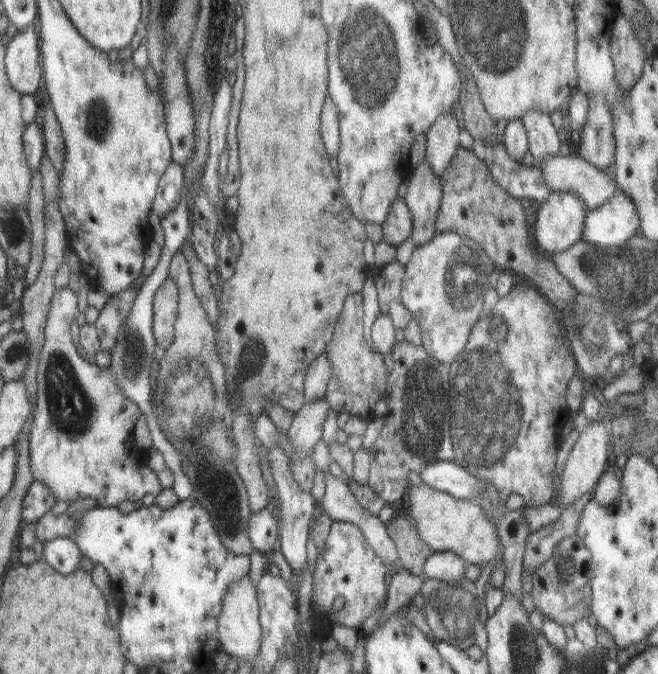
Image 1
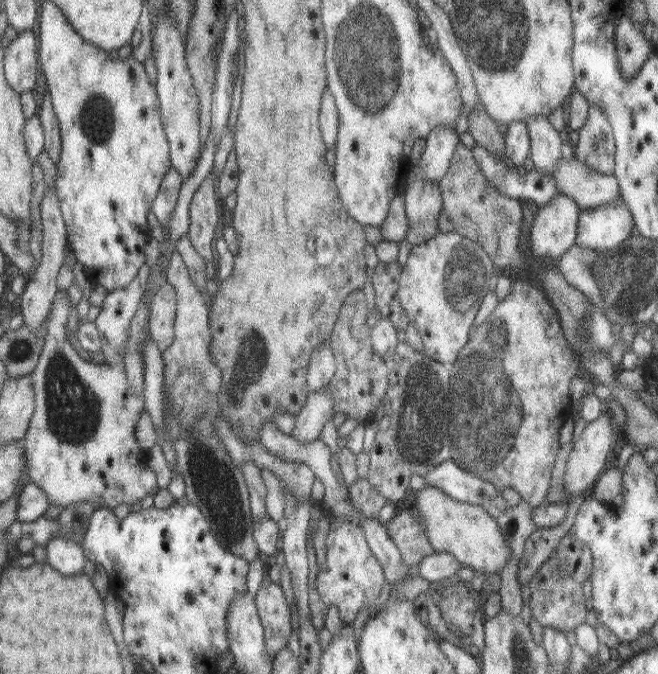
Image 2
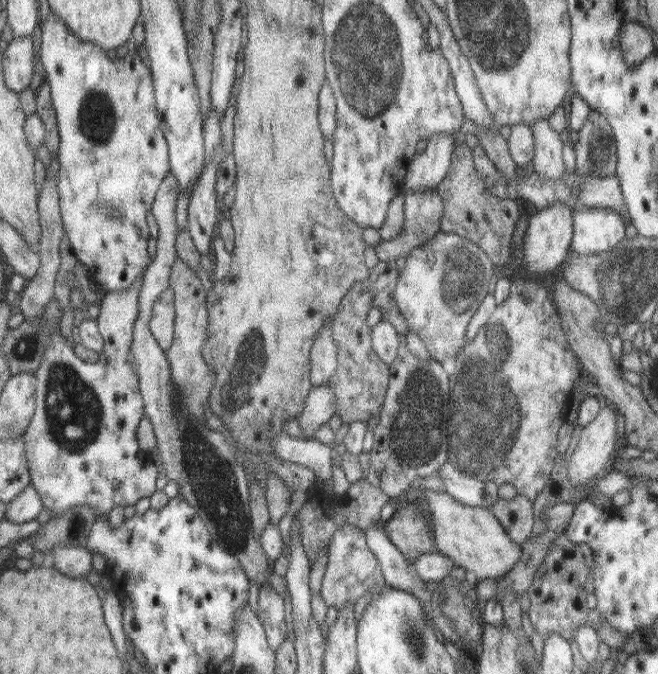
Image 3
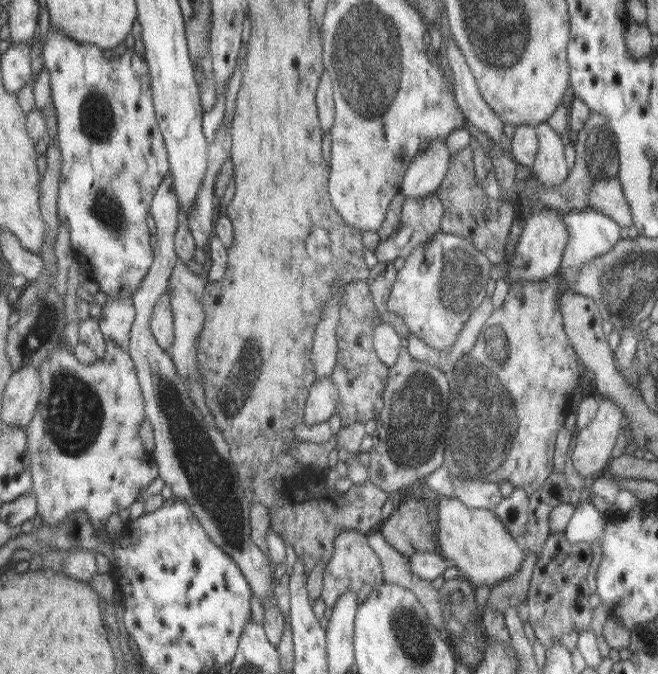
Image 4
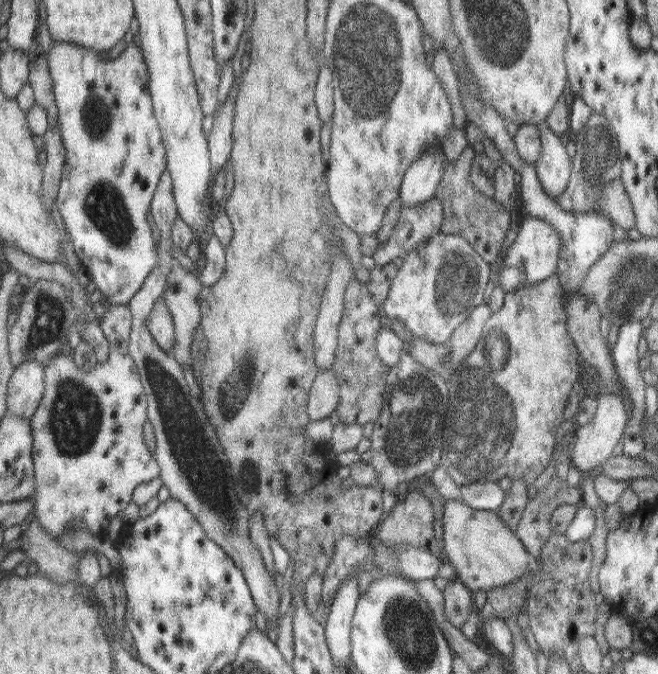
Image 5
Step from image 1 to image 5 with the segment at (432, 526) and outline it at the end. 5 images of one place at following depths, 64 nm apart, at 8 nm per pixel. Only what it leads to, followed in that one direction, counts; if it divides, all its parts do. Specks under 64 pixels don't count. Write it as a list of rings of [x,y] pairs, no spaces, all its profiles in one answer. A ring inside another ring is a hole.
[[[443,500],[441,504],[443,504],[443,548],[447,552],[449,564],[455,568],[455,578],[471,592],[477,592],[477,590],[489,592],[493,588],[503,588],[505,584],[513,584],[525,574],[531,574],[533,568],[537,568],[539,558],[531,556],[531,552],[525,550],[523,542],[501,520],[497,510],[475,510],[459,500]]]

